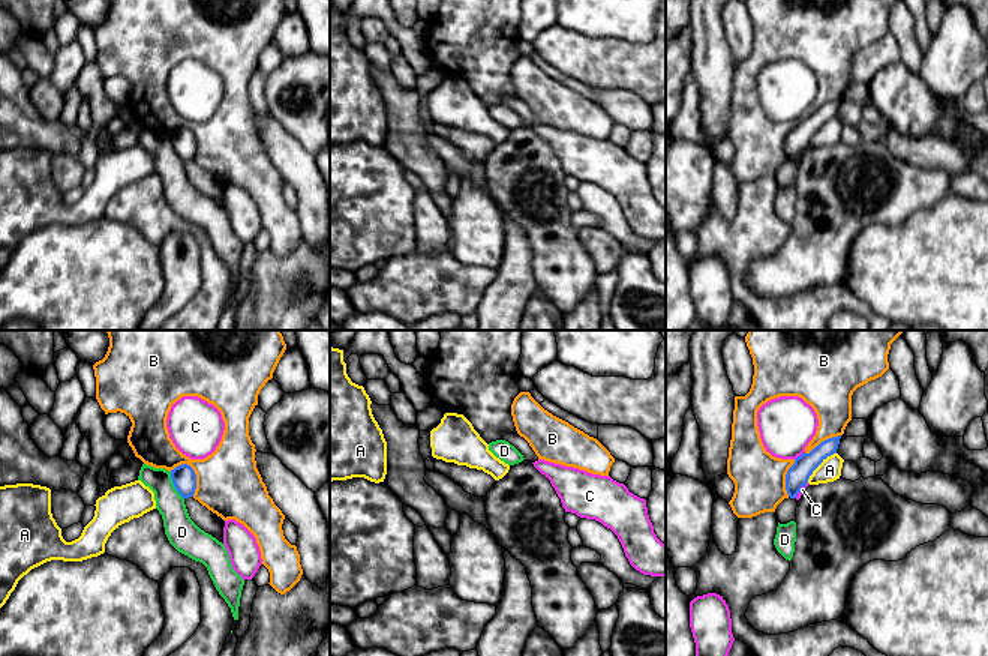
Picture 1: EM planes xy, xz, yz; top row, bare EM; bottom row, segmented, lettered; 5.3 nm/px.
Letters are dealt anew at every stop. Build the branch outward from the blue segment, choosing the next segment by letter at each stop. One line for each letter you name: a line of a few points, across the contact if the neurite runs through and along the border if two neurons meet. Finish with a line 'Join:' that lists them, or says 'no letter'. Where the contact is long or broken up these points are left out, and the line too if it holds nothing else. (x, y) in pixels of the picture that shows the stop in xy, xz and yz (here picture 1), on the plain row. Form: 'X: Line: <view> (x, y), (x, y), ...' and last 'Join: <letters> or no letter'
Join: no letter

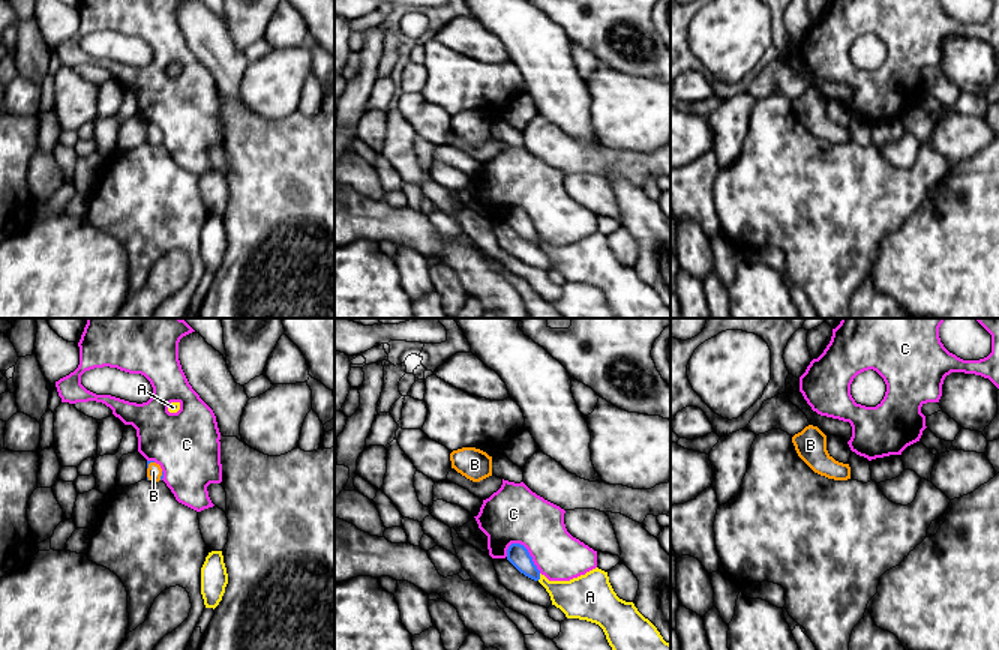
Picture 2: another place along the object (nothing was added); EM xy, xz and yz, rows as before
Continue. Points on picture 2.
B: Line: xy (147, 125), (149, 126), (153, 135)
Join: B

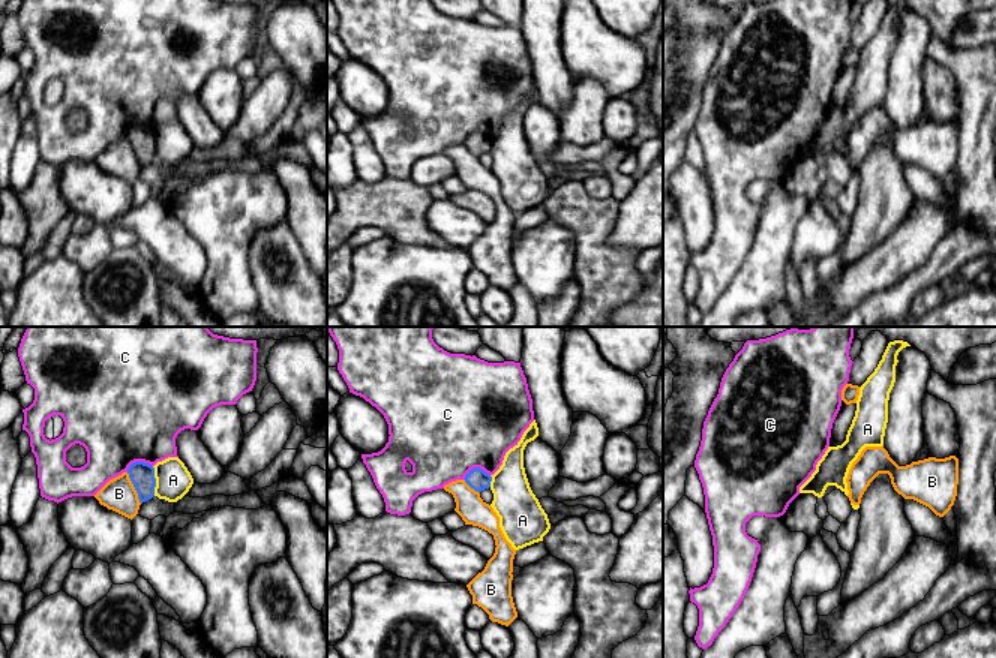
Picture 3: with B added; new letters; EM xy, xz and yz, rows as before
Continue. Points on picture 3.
Join: no letter

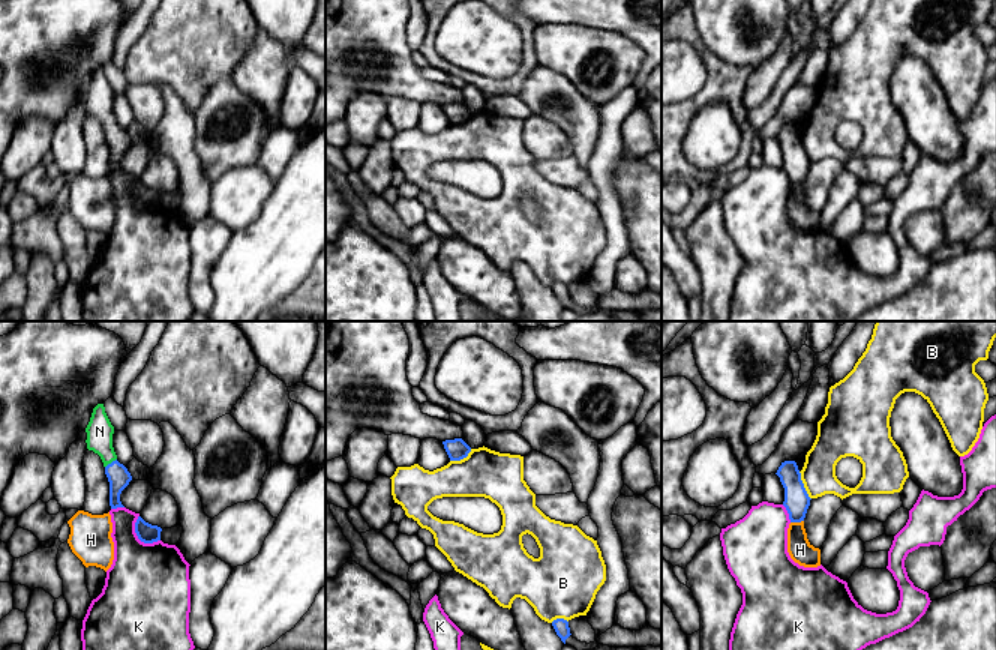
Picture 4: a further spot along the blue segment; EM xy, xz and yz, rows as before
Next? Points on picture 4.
N: Line: xy (119, 141), (111, 126), (99, 104), (99, 95)
Join: N

